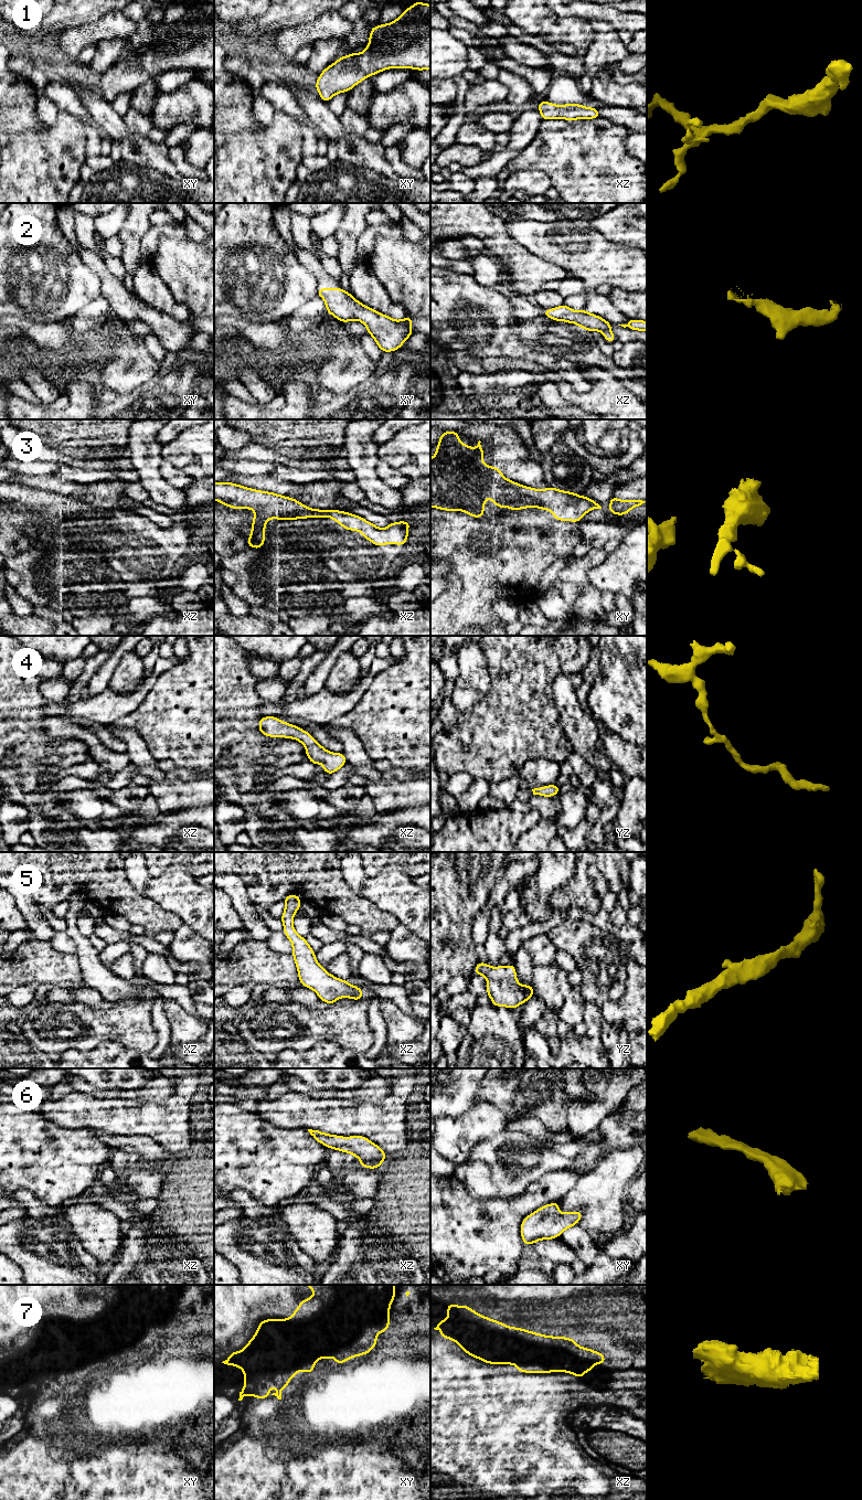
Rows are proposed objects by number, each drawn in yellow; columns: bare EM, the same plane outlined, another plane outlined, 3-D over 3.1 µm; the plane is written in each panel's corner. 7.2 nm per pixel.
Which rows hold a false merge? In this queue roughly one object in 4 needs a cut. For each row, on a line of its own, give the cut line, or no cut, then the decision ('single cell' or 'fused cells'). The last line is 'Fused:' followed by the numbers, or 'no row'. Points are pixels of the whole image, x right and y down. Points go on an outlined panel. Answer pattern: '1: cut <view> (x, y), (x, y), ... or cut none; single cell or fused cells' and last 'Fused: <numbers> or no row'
1: cut none; single cell
2: cut none; single cell
3: cut none; single cell
4: cut none; single cell
5: cut none; single cell
6: cut none; single cell
7: cut none; single cell
Fused: no row

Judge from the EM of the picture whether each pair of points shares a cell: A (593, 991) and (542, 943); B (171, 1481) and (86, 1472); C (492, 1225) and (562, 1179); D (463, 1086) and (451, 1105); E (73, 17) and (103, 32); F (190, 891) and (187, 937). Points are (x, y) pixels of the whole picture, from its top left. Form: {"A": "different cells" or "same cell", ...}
{"A": "different cells", "B": "same cell", "C": "same cell", "D": "same cell", "E": "different cells", "F": "different cells"}

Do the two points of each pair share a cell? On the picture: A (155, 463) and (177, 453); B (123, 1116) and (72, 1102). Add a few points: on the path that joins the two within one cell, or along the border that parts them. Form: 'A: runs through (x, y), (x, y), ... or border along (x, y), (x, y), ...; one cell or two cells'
A: border along (160, 456), (163, 460); two cells
B: runs through (110, 1115), (87, 1114), (84, 1110); one cell

